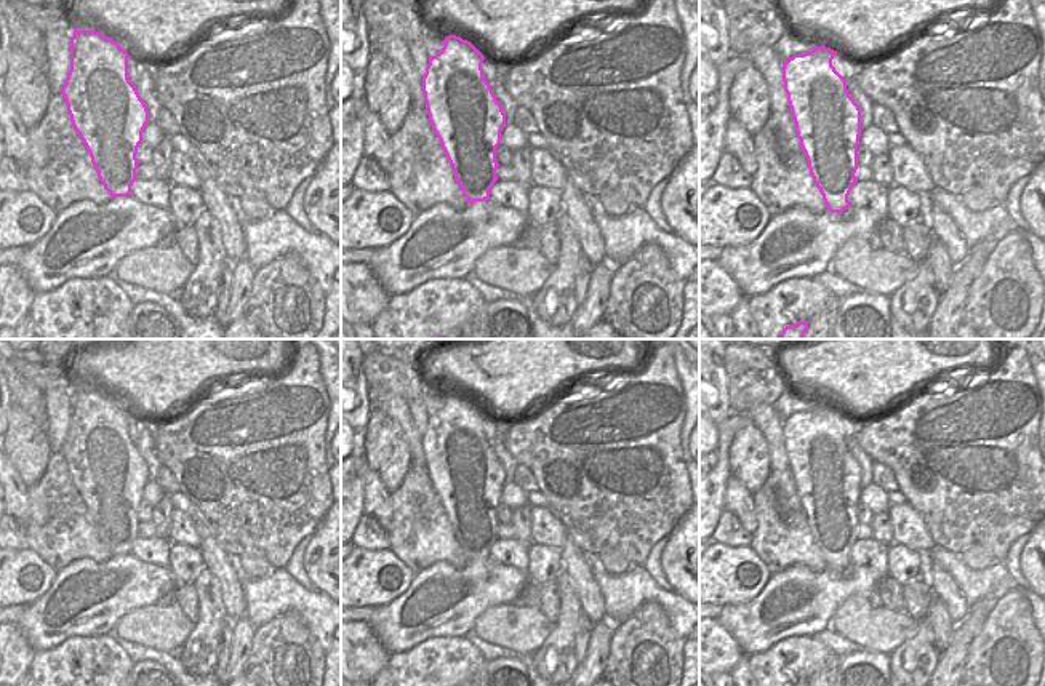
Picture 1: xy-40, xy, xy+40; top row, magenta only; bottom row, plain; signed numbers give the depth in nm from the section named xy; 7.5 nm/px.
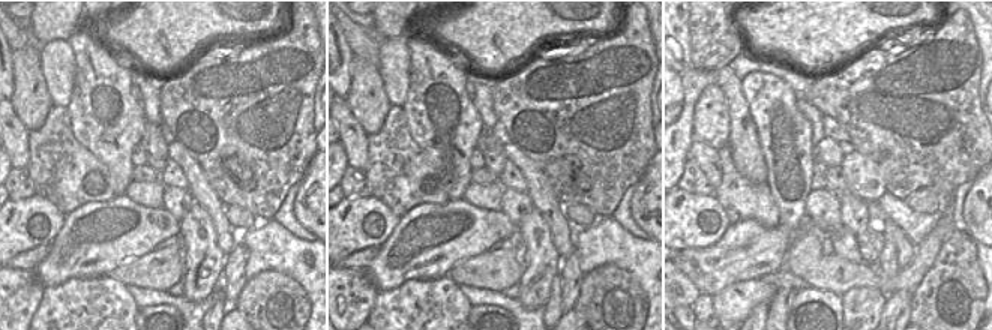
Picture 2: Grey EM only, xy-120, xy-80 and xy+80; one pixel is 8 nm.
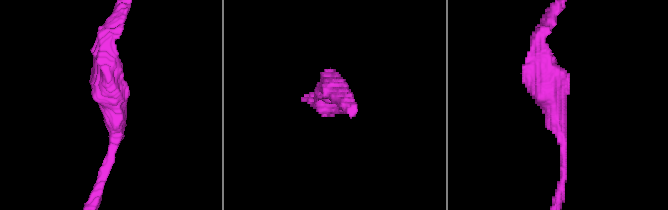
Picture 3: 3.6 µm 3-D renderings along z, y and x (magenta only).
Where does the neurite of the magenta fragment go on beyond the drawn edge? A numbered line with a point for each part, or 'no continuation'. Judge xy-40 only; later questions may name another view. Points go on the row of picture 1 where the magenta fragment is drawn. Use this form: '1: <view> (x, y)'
no continuation

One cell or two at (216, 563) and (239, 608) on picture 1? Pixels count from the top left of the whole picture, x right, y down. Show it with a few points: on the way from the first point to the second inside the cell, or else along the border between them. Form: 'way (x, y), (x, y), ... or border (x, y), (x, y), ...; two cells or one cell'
way (228, 574), (232, 597); one cell

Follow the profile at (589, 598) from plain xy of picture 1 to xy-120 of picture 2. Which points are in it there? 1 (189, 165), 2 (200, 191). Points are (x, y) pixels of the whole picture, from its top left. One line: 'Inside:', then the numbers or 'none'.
Inside: 1, 2

